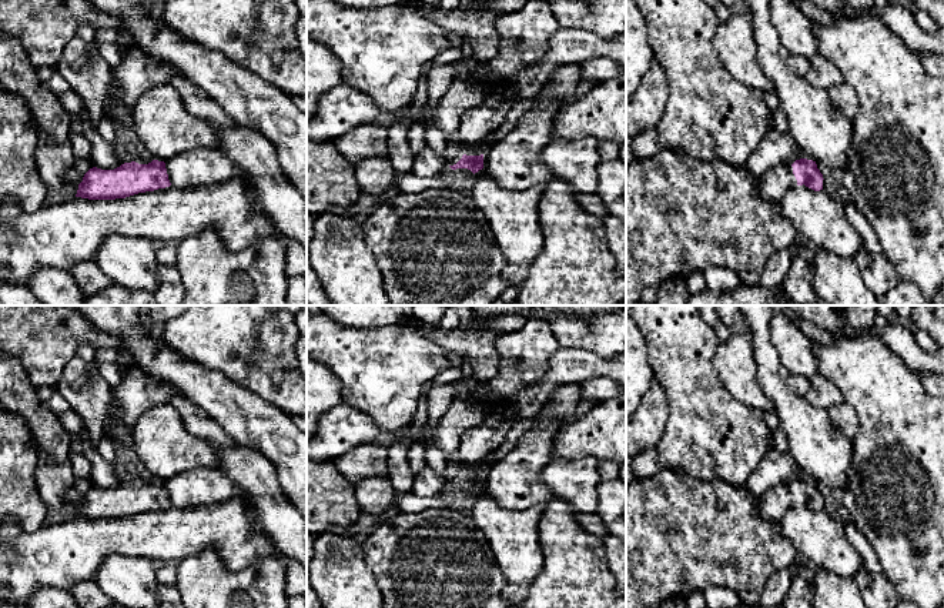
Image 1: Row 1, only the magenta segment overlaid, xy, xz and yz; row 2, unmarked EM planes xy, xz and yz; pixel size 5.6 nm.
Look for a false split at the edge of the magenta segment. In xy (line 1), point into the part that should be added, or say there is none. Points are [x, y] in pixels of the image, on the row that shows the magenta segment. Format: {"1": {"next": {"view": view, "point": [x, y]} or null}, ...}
{"1": {"next": null}}

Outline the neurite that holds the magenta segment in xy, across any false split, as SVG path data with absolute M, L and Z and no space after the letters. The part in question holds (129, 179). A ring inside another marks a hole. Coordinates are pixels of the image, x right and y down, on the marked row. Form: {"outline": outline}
{"outline": "M153 160L148 164L131 161L114 170L90 168L78 184L76 197L116 200L170 186L164 161Z"}

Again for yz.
{"outline": "M800 158L793 164L780 164L759 177L759 190L764 200L780 201L796 186L806 186L814 191L823 190L823 174L816 161Z"}

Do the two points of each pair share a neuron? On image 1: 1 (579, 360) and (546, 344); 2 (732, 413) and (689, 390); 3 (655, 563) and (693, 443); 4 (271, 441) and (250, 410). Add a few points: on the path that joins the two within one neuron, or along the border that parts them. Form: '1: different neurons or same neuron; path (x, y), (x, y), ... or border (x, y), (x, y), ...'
1: different neurons; border (559, 347), (549, 361), (549, 370), (541, 378)
2: same neuron; path (722, 413), (712, 413), (699, 400)
3: different neurons; border (682, 470), (703, 481), (716, 478)
4: same neuron; path (268, 434), (251, 417)

